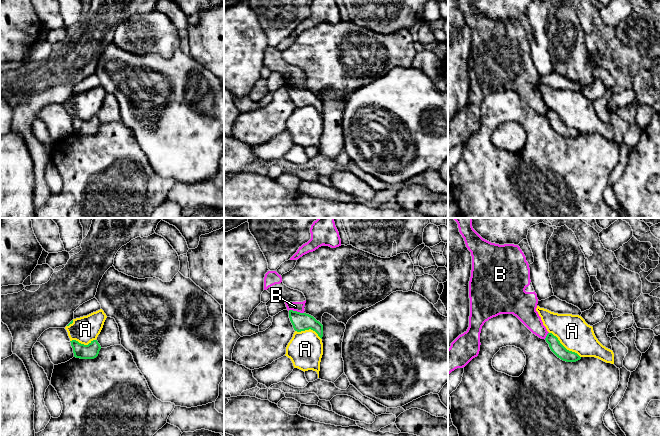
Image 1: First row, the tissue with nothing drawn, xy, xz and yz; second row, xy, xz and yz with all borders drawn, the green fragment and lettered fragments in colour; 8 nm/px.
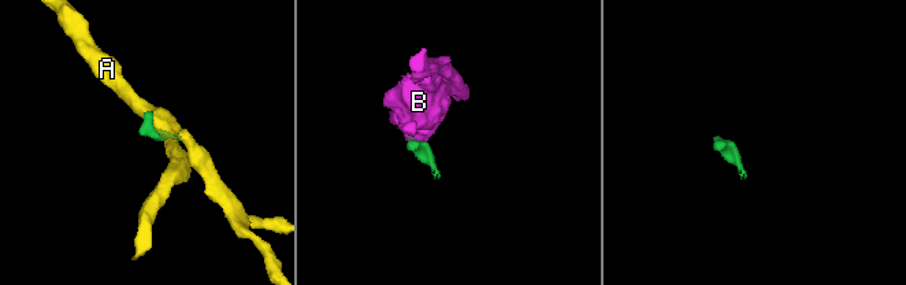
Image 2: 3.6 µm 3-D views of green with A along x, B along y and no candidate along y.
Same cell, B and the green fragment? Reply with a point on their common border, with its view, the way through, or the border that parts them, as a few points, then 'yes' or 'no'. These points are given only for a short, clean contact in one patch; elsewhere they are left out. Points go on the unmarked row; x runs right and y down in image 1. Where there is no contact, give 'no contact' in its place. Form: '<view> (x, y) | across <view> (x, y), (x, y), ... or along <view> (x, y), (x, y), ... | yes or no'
xz (296, 87) | along xz (288, 86), (296, 86), (303, 89) | no

